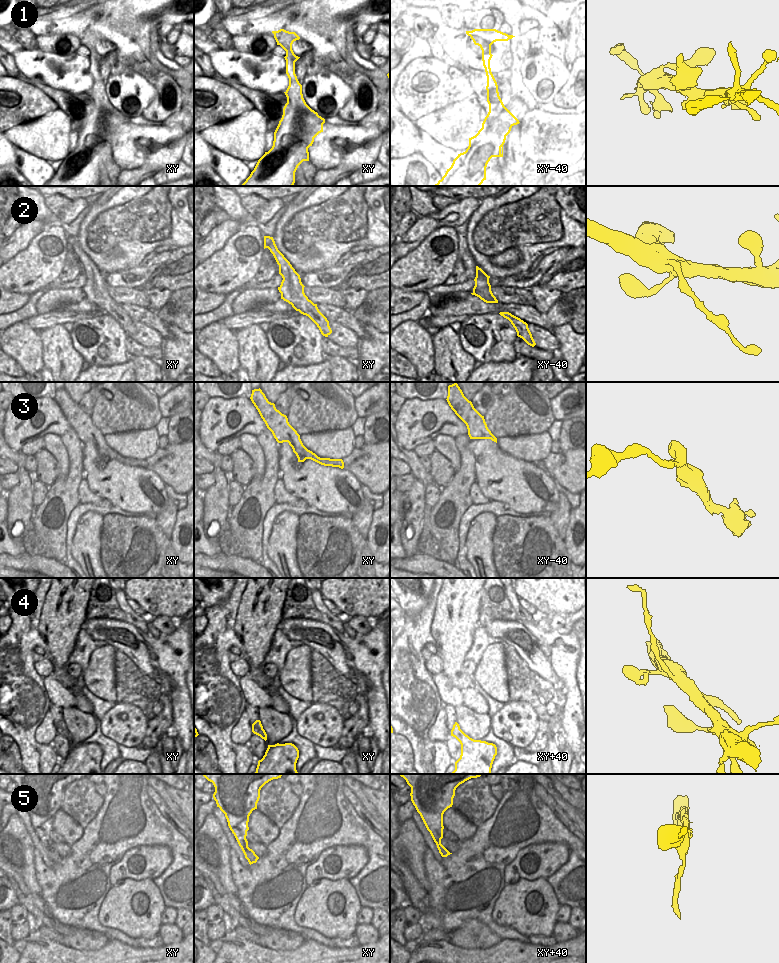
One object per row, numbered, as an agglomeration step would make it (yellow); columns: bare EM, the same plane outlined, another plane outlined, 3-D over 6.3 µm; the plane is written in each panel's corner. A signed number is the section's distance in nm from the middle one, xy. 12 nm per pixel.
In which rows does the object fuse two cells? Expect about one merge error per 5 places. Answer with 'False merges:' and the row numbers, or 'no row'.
False merges: 4

